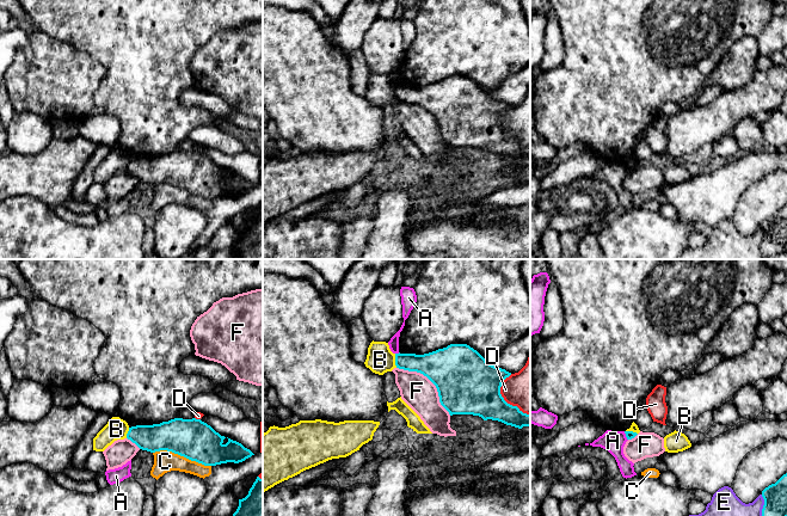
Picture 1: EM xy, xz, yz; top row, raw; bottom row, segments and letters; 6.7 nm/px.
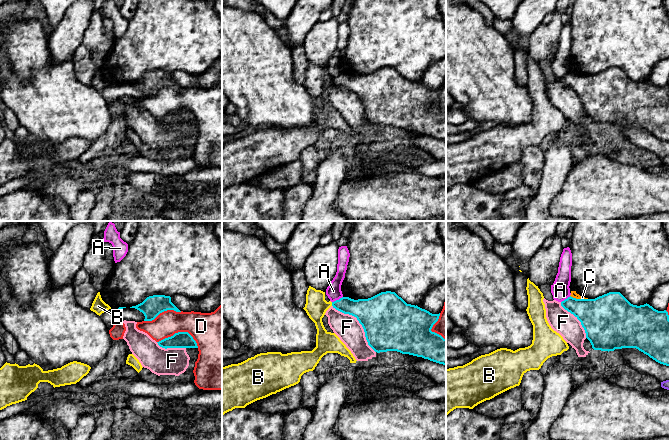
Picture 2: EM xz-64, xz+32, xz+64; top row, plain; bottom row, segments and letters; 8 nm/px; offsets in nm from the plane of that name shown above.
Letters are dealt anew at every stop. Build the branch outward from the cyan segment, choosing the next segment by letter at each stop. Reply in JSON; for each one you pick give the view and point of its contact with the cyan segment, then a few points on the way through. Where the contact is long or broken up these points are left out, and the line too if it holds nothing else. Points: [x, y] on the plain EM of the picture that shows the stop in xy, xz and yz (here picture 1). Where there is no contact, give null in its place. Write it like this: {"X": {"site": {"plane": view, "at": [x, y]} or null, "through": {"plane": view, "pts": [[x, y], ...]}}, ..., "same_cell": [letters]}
{"same_cell": []}

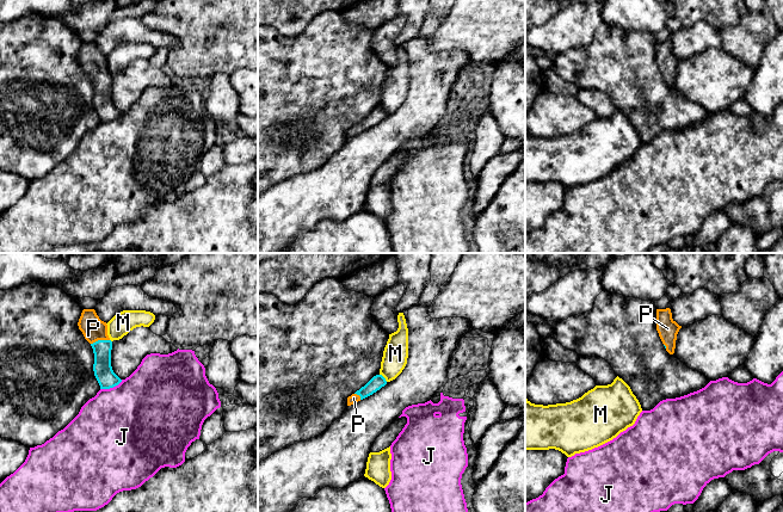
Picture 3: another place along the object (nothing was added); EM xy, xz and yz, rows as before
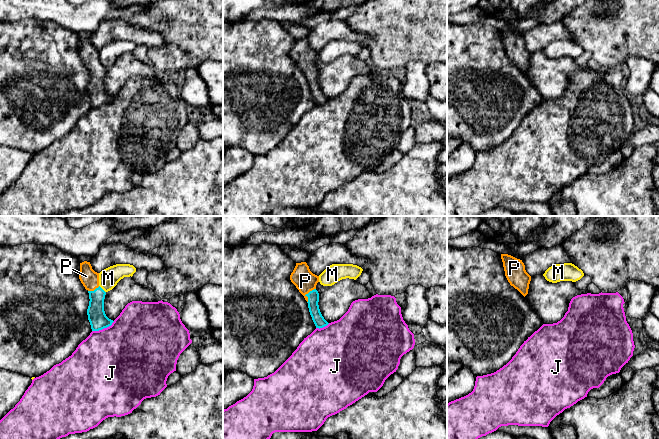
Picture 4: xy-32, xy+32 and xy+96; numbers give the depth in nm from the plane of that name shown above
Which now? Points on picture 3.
{"P": {"site": {"plane": "xy", "at": [99, 73]}, "through": {"plane": "xy", "pts": [[103, 103], [99, 73], [93, 61]]}}, "same_cell": ["P"]}

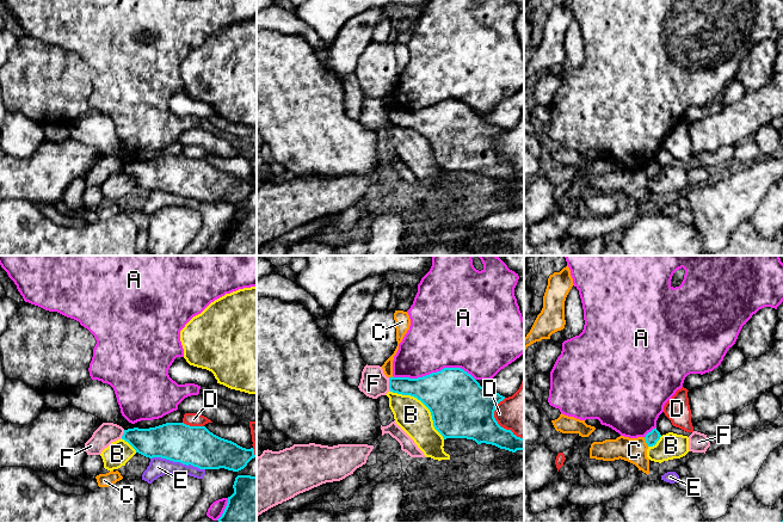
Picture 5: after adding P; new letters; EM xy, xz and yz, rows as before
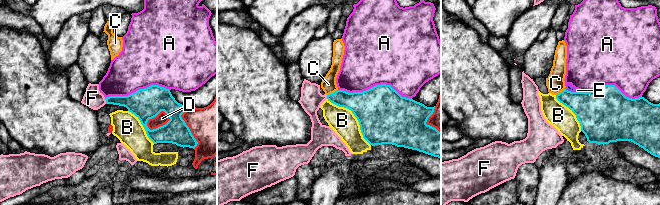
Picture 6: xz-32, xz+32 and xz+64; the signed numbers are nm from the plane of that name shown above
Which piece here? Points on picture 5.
{"same_cell": []}

